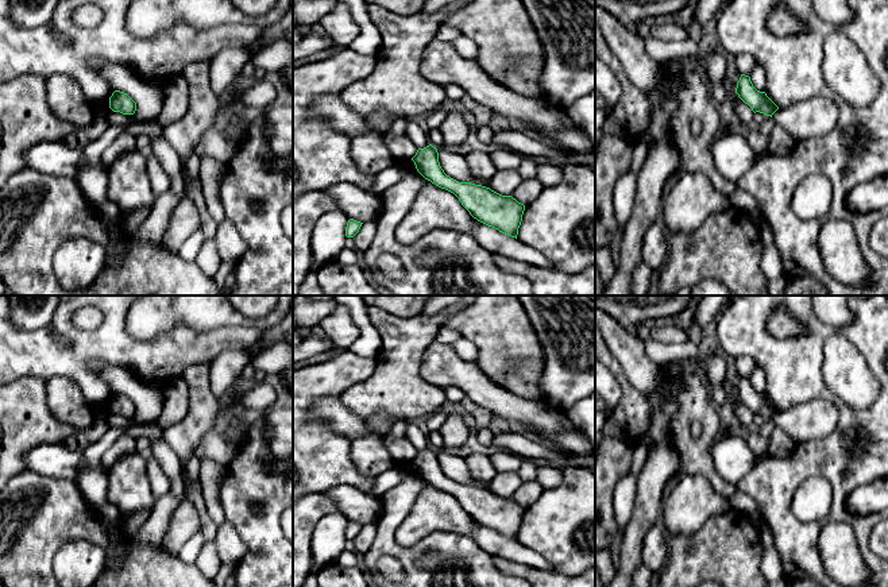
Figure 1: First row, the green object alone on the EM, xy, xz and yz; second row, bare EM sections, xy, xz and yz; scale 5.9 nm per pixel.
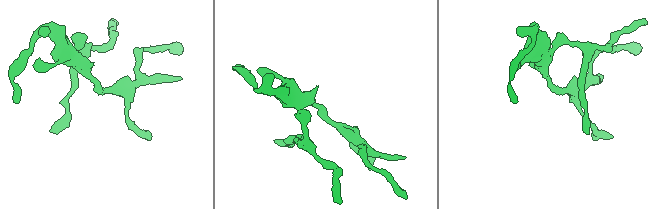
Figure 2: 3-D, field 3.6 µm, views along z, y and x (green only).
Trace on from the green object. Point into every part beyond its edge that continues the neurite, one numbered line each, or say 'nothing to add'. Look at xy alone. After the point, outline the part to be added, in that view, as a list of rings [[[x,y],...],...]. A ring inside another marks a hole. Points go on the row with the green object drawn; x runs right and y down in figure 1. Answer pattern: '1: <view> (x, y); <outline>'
nothing to add

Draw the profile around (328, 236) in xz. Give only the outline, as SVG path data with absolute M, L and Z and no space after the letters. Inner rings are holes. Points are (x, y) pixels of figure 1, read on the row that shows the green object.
M339 208L325 212L314 224L310 239L312 260L324 266L336 260L345 247L345 227L350 217Z

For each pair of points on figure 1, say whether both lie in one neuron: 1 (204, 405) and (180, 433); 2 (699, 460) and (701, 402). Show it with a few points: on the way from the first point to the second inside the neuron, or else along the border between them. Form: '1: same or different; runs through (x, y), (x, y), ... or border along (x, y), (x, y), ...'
1: same; runs through (201, 412), (186, 427)
2: same; runs through (702, 445), (707, 439), (707, 417)

